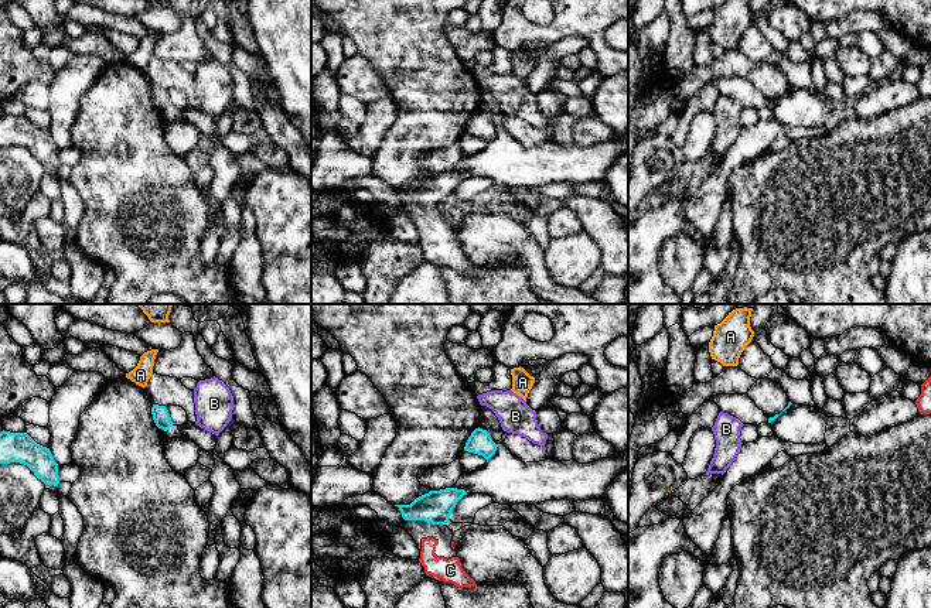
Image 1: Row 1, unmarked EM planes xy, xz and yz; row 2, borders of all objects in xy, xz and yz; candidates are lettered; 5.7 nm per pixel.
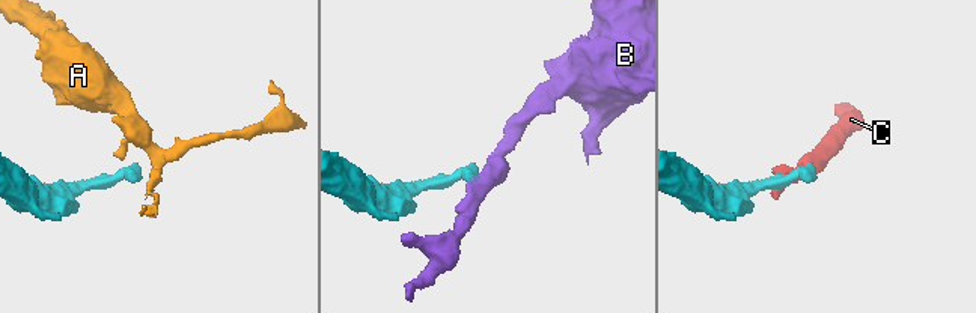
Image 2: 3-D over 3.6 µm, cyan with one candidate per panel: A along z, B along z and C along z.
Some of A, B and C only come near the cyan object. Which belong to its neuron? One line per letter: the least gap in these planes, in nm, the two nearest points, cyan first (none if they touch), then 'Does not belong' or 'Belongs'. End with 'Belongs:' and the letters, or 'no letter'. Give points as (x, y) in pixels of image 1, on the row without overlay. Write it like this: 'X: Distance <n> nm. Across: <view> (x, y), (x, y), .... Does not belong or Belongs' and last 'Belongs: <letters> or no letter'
A: Distance 110 nm. Across: xy (153, 88), (145, 69). Does not belong
B: Distance 80 nm. Across: xz (488, 116), (501, 109). Does not belong
C: Distance 80 nm. Across: xz (432, 207), (432, 221). Belongs
Belongs: C

